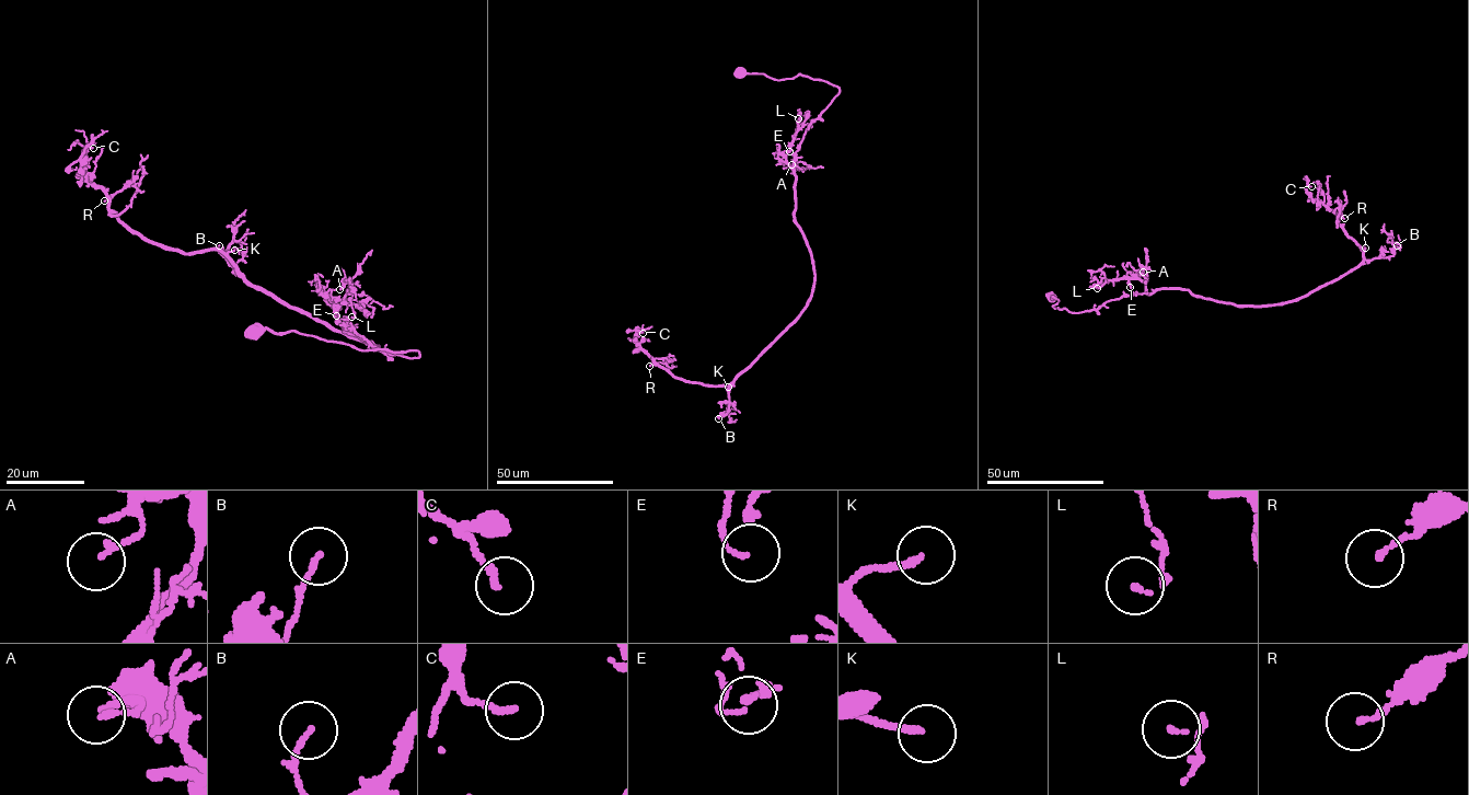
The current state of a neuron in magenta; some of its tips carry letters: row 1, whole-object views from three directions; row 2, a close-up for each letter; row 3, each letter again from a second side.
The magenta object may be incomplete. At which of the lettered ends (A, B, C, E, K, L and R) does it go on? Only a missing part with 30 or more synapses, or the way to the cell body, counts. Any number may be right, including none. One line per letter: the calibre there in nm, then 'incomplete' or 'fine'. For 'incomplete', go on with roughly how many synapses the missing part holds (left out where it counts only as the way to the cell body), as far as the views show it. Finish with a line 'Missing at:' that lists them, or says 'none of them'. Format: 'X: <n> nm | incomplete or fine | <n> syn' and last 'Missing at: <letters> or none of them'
A: 140 nm | fine
B: 130 nm | fine
C: 170 nm | fine
E: 90 nm | fine
K: 170 nm | incomplete | 35 syn
L: 100 nm | fine
R: 150 nm | fine
Missing at: K

